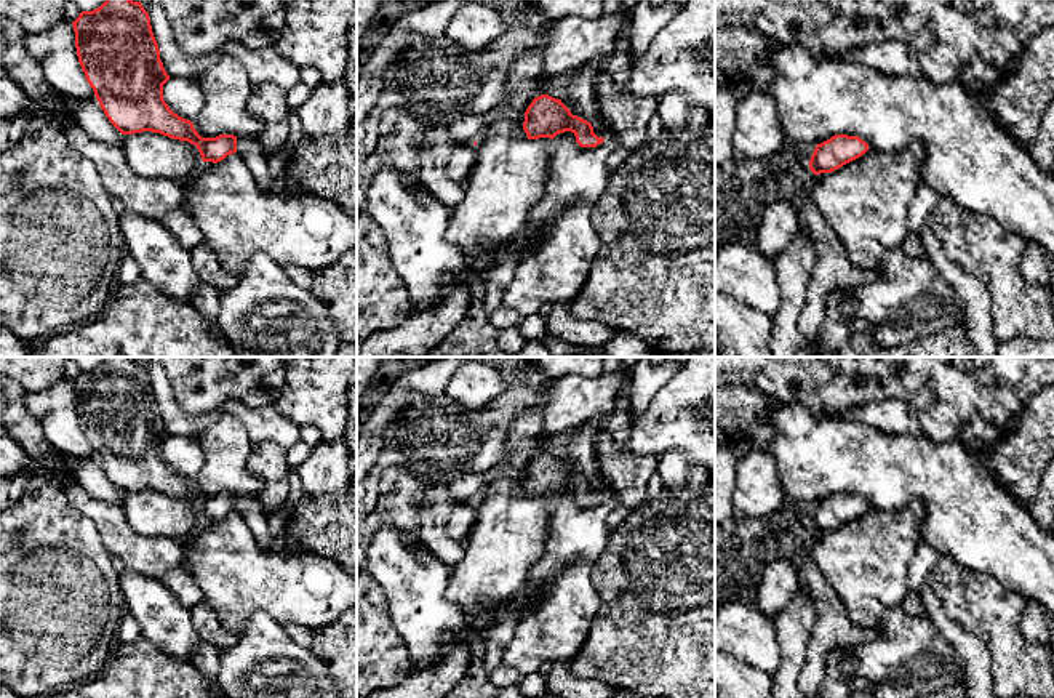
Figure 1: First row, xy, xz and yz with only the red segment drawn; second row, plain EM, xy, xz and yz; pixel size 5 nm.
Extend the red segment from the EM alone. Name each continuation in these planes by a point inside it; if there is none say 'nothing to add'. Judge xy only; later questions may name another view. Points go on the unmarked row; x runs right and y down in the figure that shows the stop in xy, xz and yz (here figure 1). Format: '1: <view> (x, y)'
1: xy (250, 508)

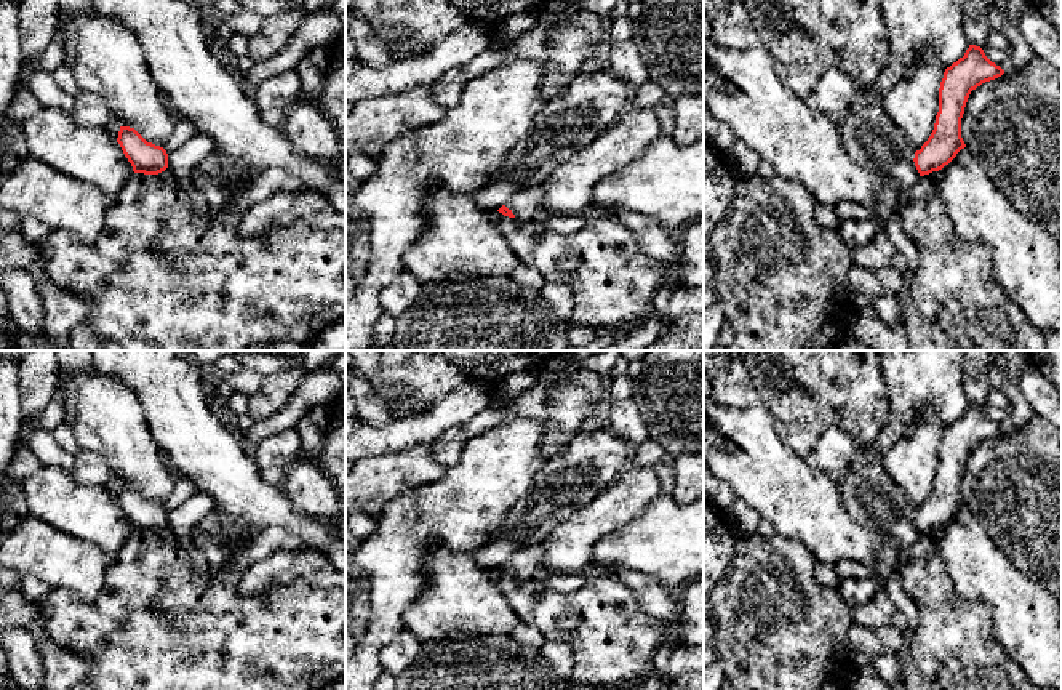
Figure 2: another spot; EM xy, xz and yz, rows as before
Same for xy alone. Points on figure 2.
1: xy (168, 535)

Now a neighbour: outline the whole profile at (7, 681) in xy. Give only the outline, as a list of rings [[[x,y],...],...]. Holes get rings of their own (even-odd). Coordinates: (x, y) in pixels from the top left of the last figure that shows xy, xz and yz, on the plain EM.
[[[0,647],[0,690],[11,690],[13,682],[5,650]]]

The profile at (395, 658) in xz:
[[[406,629],[395,642],[381,652],[384,671],[395,677],[403,674],[417,656],[421,645],[422,640]]]

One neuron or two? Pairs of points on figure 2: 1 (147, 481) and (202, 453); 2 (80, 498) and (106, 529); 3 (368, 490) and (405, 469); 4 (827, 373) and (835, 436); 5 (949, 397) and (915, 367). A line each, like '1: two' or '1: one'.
1: two
2: one
3: one
4: two
5: one

